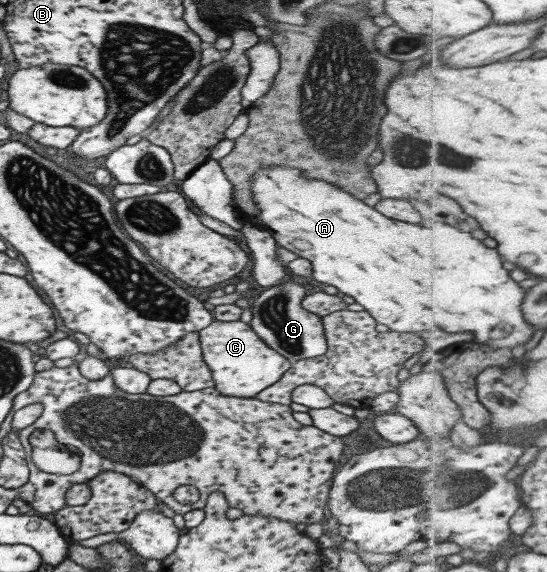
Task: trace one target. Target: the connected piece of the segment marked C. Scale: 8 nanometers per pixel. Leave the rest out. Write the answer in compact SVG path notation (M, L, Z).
M240 319L227 322L214 320L198 333L203 360L213 372L214 387L221 396L255 398L259 392L275 384L292 365L281 353L269 348L253 328Z

